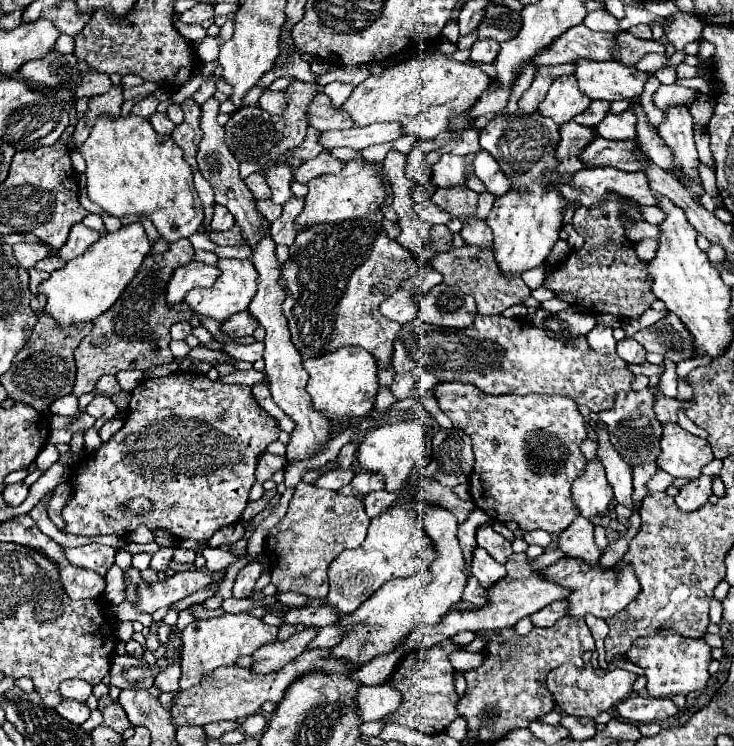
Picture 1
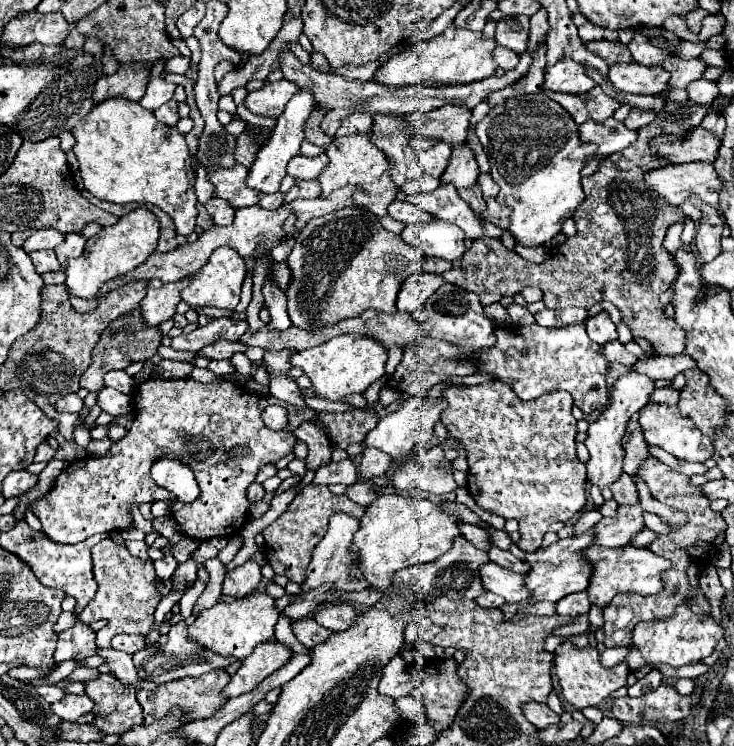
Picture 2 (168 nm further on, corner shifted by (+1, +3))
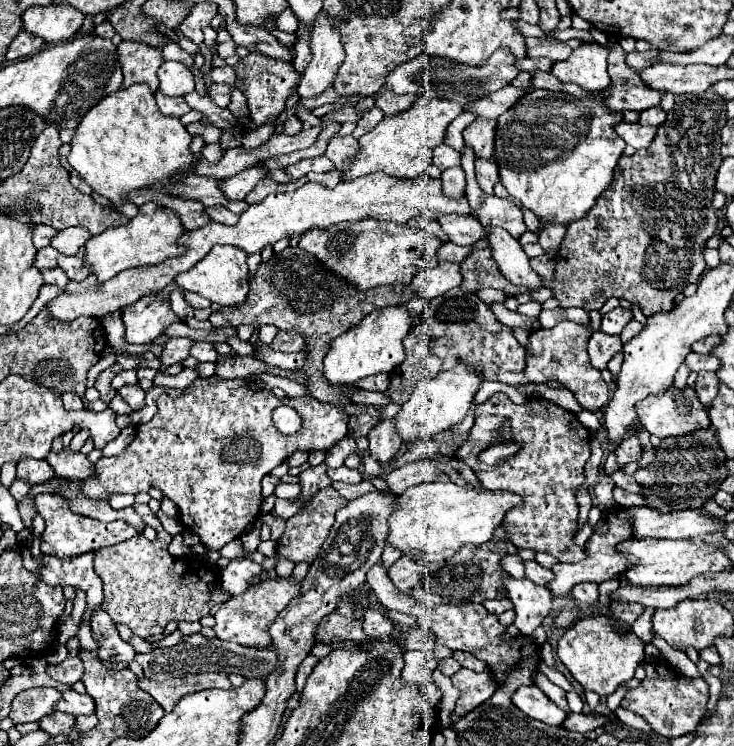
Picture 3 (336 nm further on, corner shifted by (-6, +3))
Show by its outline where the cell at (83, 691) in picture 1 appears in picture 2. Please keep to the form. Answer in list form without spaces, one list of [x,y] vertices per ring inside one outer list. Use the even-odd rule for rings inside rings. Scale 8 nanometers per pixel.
[[[40,685],[40,687],[38,687],[38,693],[40,693],[40,697],[44,697],[48,703],[56,703],[56,701],[60,701],[60,699],[66,695],[58,685]]]

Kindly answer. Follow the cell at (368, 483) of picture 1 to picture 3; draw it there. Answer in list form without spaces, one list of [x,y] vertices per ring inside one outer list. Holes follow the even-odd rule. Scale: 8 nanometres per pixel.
[[[385,419],[375,429],[371,429],[367,439],[369,439],[369,453],[379,463],[389,463],[403,443],[399,441],[399,435],[395,433],[393,423],[389,419]]]

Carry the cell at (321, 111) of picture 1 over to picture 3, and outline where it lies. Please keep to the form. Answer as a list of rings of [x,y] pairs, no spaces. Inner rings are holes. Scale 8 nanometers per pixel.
[[[371,109],[371,111],[367,111],[359,121],[357,121],[357,127],[355,127],[355,131],[353,131],[353,137],[355,139],[359,139],[363,133],[367,133],[367,131],[371,131],[379,121],[383,119],[383,111],[381,109]]]

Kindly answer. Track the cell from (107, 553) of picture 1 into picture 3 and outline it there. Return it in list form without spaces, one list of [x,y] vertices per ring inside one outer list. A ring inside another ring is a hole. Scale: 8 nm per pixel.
[[[161,527],[155,541],[133,537],[113,547],[103,547],[95,551],[95,573],[103,579],[105,591],[101,607],[115,623],[127,625],[139,637],[161,635],[171,619],[199,621],[211,611],[213,605],[229,599],[229,595],[215,585],[217,577],[205,561],[199,559],[199,569],[193,569],[195,561],[191,565],[189,559],[175,559],[169,555],[169,543],[171,537]]]

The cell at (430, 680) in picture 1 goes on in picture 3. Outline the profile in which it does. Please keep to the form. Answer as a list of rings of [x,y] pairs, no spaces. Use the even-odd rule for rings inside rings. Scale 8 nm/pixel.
[[[461,667],[453,677],[453,685],[459,689],[459,699],[455,705],[455,715],[463,717],[469,711],[473,711],[477,705],[487,701],[495,691],[495,679],[489,671],[475,673],[465,667]]]

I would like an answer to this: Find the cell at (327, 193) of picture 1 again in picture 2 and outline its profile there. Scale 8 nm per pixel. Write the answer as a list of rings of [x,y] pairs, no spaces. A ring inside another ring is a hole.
[[[360,133],[360,135],[336,137],[330,143],[330,147],[326,149],[326,155],[330,157],[330,165],[318,177],[318,181],[322,185],[322,195],[330,195],[332,191],[336,191],[344,185],[360,185],[364,191],[354,195],[354,203],[368,207],[376,217],[384,217],[386,207],[398,195],[398,187],[394,185],[394,181],[390,177],[390,169],[392,169],[390,159],[370,141],[370,135]]]

